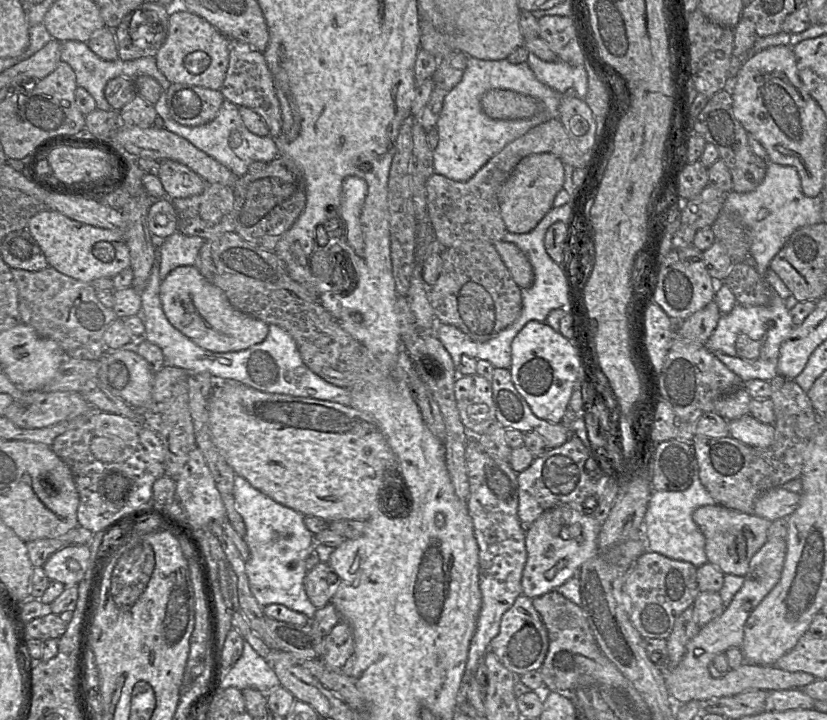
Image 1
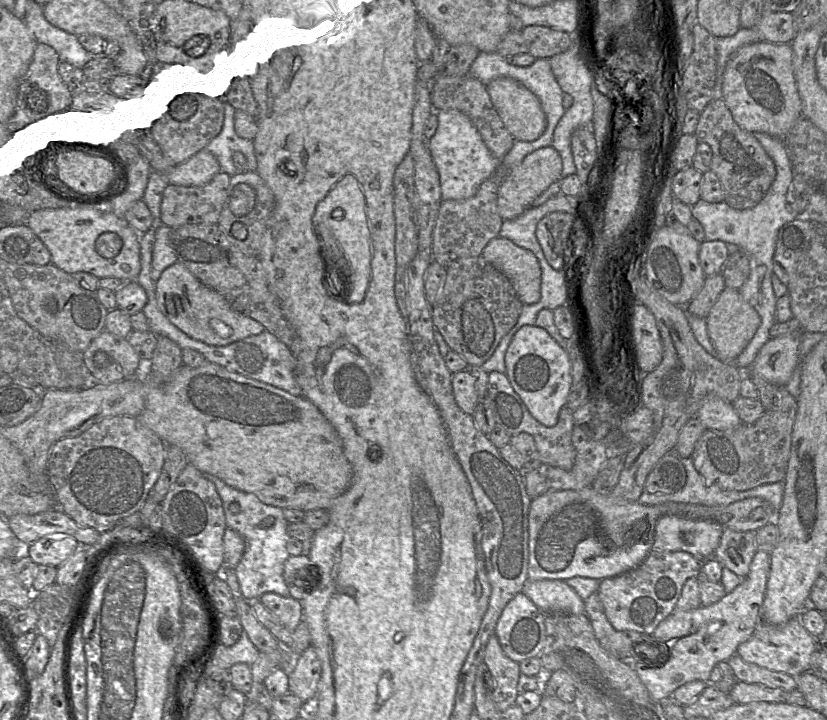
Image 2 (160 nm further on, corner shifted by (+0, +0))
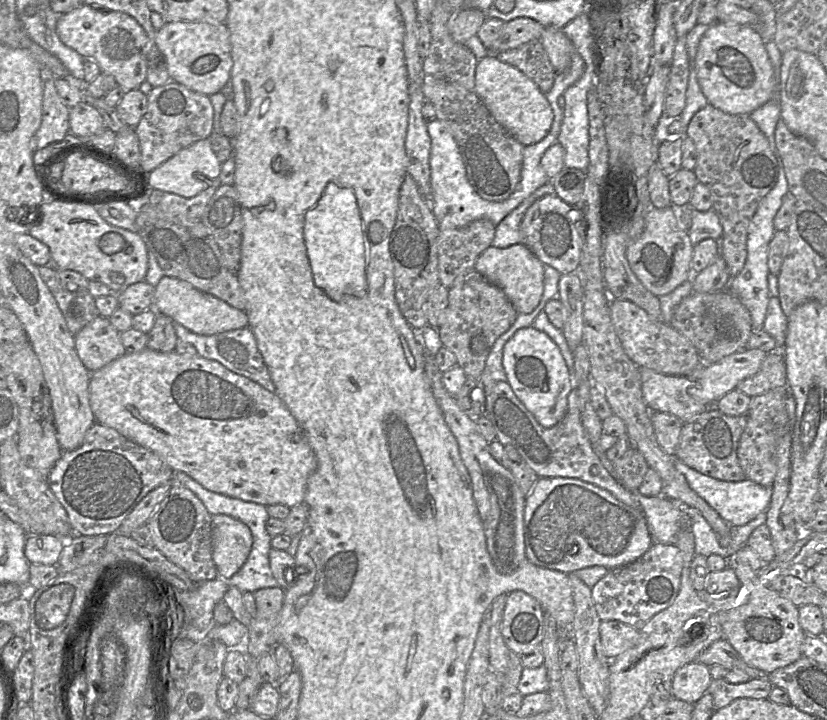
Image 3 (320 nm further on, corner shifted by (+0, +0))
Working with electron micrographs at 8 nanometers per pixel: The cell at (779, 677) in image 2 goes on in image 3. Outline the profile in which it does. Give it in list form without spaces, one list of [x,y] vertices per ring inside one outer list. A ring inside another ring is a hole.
[[[725,638],[713,642],[698,655],[695,661],[708,667],[719,665],[728,671],[740,670],[745,672],[750,678],[766,677],[760,670],[745,663]]]

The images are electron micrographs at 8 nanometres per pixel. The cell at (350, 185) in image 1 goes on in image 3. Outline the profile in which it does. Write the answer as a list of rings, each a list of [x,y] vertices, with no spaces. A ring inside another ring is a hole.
[[[327,184],[316,205],[305,212],[304,236],[314,283],[333,300],[357,296],[366,289],[367,243],[365,229],[352,189]]]

